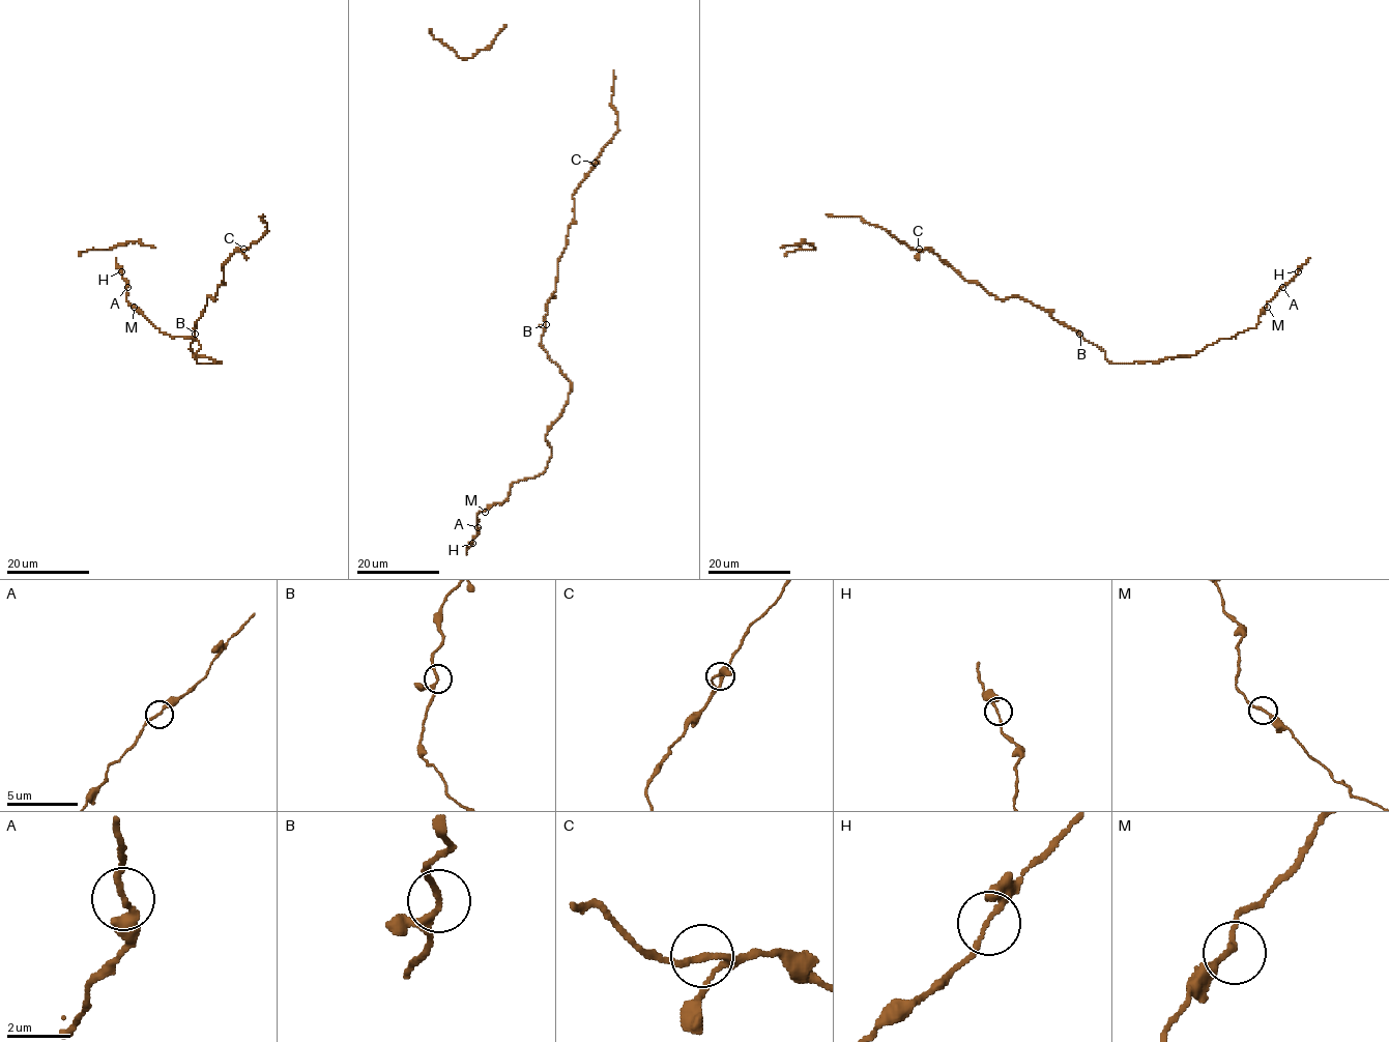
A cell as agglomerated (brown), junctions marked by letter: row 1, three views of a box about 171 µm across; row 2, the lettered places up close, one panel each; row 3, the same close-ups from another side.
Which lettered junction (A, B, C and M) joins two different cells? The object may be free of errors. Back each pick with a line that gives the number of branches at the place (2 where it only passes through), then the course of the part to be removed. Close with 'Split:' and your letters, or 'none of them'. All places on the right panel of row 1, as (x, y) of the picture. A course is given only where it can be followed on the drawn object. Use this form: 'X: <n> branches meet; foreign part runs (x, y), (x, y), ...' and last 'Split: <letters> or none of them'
Split: none of them

